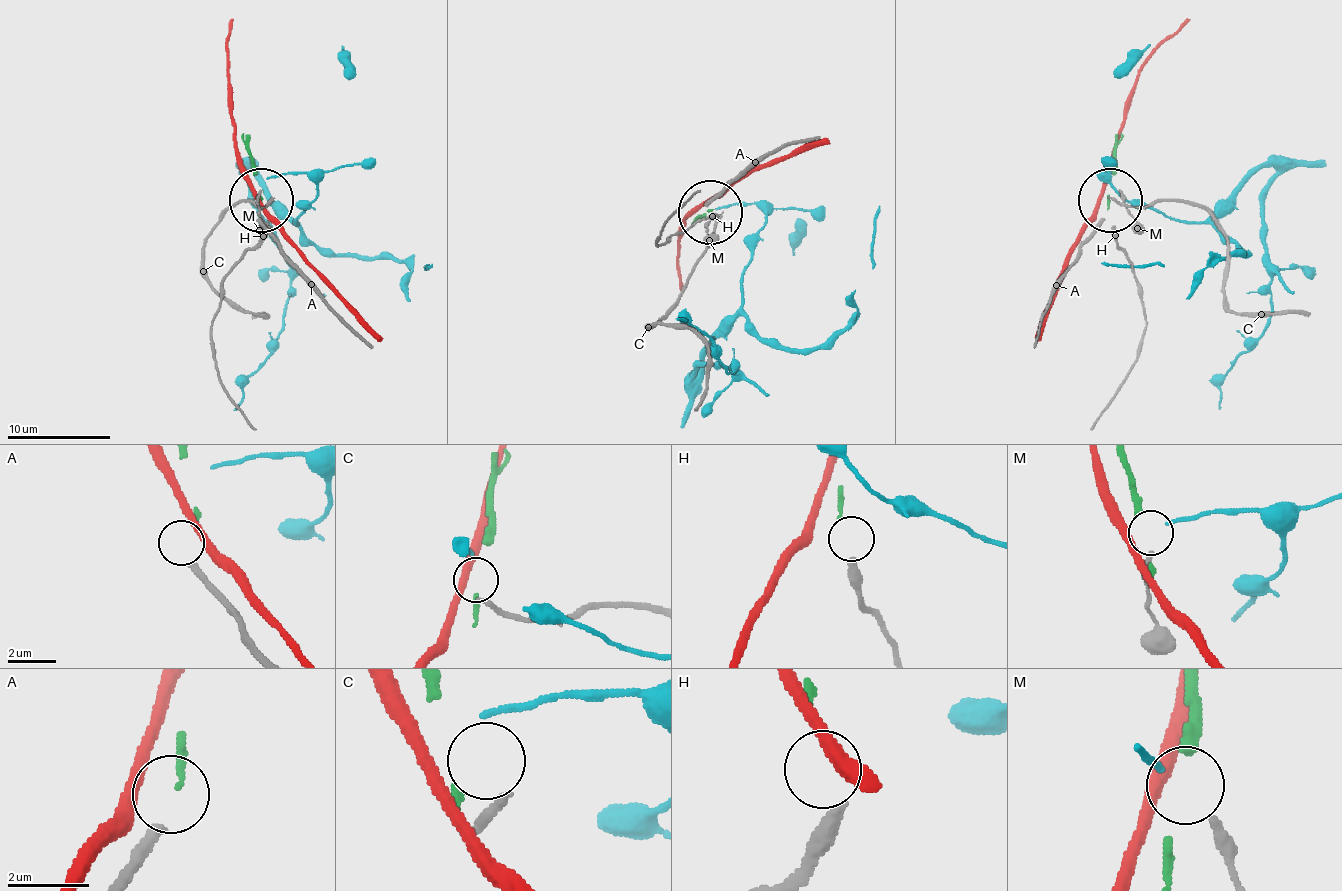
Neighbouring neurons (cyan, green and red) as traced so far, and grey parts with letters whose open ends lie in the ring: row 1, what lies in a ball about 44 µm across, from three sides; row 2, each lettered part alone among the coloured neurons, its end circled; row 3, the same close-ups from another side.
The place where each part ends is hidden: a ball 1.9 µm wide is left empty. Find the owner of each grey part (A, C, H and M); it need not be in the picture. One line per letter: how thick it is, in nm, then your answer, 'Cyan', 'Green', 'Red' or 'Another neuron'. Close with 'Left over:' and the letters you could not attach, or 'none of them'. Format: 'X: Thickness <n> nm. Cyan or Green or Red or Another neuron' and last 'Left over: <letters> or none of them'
A: Thickness 300 nm. Another neuron
C: Thickness 200 nm. Another neuron
H: Thickness 380 nm. Green
M: Thickness 280 nm. Cyan
Left over: A, C

